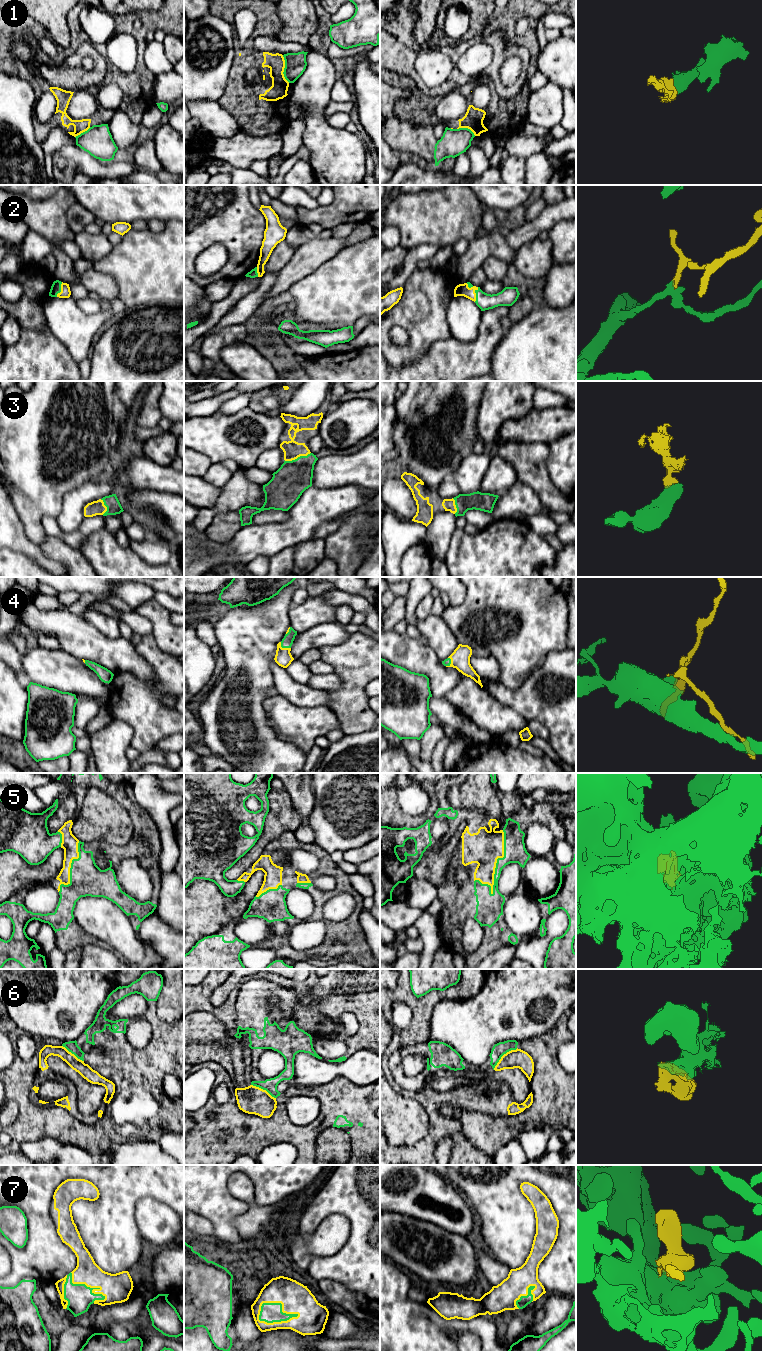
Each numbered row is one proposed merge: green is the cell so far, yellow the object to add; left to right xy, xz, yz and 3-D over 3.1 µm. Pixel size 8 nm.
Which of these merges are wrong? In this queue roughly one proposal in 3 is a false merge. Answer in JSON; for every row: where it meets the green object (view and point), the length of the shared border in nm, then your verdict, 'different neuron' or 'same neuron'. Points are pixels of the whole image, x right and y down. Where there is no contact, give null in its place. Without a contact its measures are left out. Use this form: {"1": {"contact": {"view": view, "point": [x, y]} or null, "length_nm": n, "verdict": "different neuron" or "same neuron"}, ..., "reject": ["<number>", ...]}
{"1": {"contact": {"view": "xz", "point": [284, 69]}, "length_nm": 240, "verdict": "different neuron"}, "2": {"contact": {"view": "yz", "point": [476, 294]}, "length_nm": 120, "verdict": "same neuron"}, "3": {"contact": {"view": "xz", "point": [298, 457]}, "length_nm": 220, "verdict": "same neuron"}, "4": {"contact": {"view": "xz", "point": [284, 647]}, "length_nm": 100, "verdict": "same neuron"}, "5": {"contact": {"view": "yz", "point": [497, 861]}, "length_nm": 550, "verdict": "same neuron"}, "6": {"contact": {"view": "yz", "point": [503, 1054]}, "length_nm": 260, "verdict": "different neuron"}, "7": {"contact": {"view": "xz", "point": [278, 1321]}, "length_nm": 340, "verdict": "same neuron"}, "reject": ["1", "6"]}

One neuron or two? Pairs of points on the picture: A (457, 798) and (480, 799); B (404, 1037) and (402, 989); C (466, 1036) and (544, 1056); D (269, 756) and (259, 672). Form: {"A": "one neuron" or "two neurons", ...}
{"A": "one neuron", "B": "one neuron", "C": "two neurons", "D": "one neuron"}

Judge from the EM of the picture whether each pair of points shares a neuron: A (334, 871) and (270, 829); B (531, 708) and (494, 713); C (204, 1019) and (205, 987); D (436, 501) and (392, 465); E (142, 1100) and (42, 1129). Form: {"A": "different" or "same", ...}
{"A": "different", "B": "different", "C": "different", "D": "same", "E": "same"}

